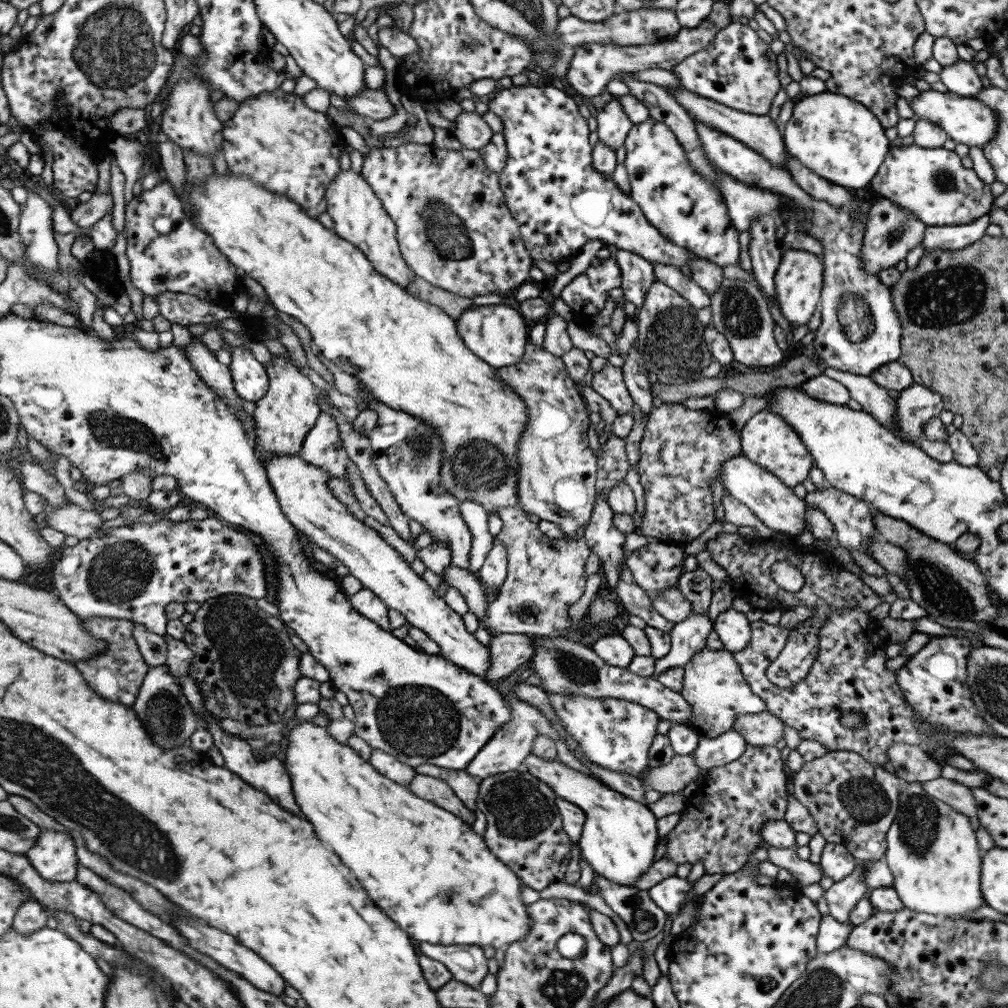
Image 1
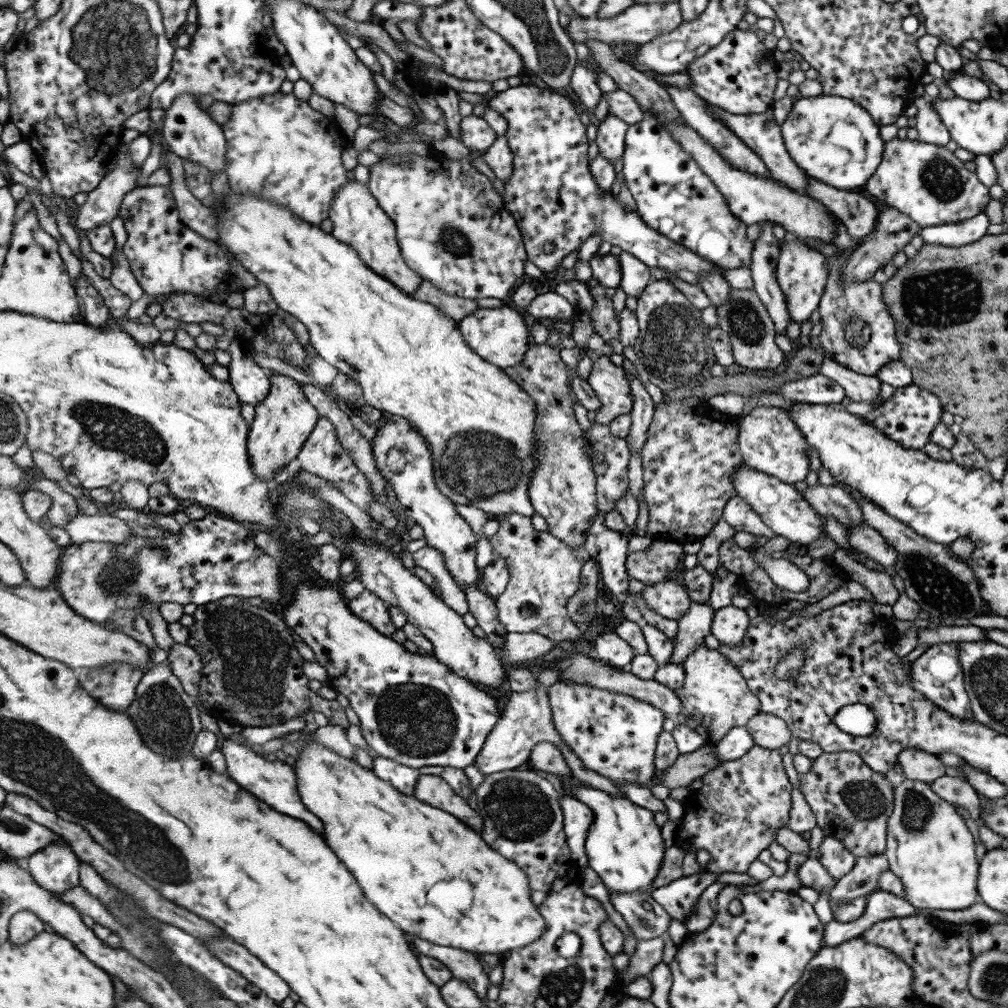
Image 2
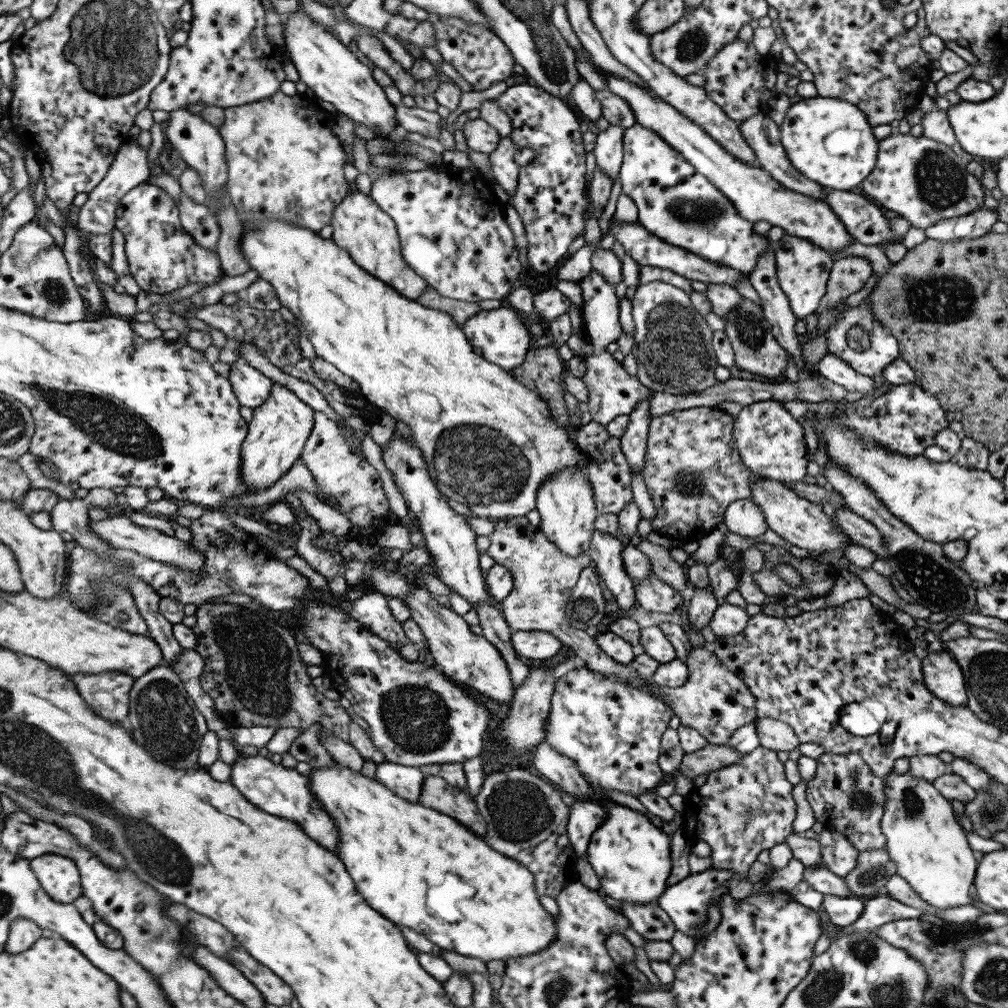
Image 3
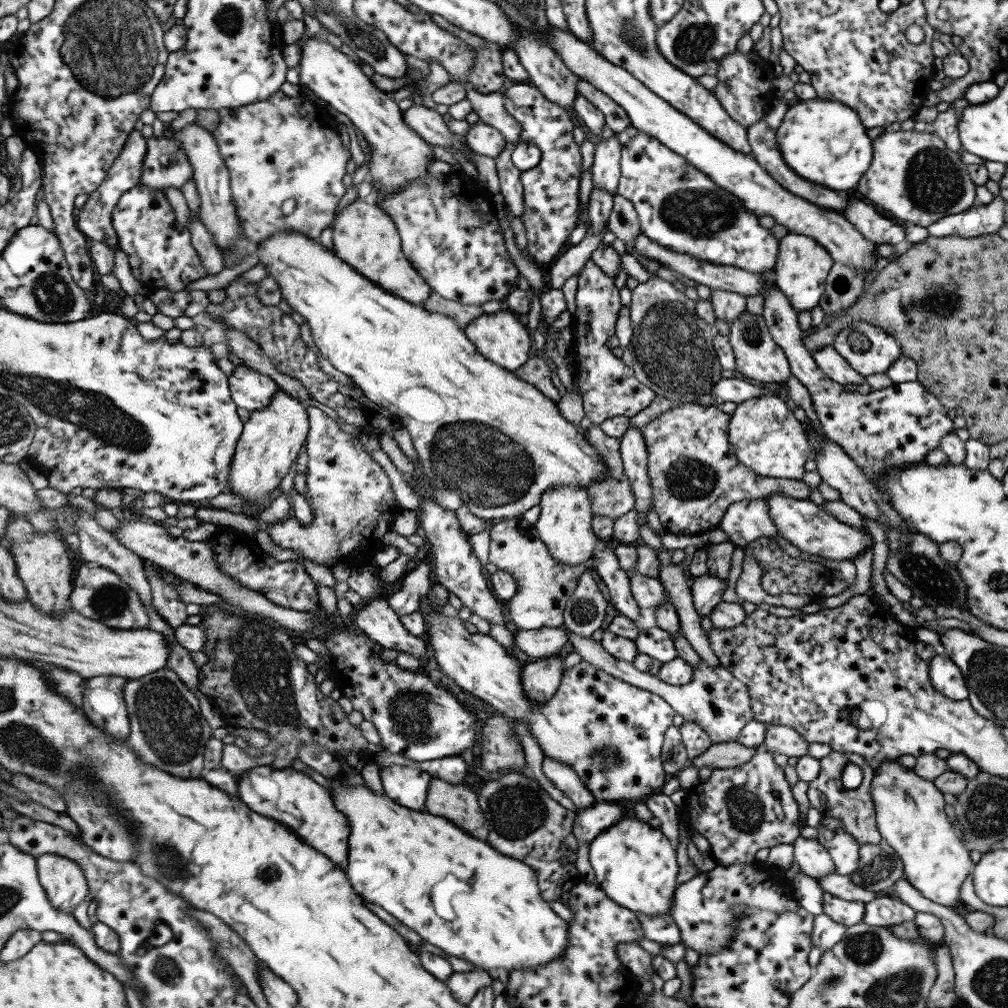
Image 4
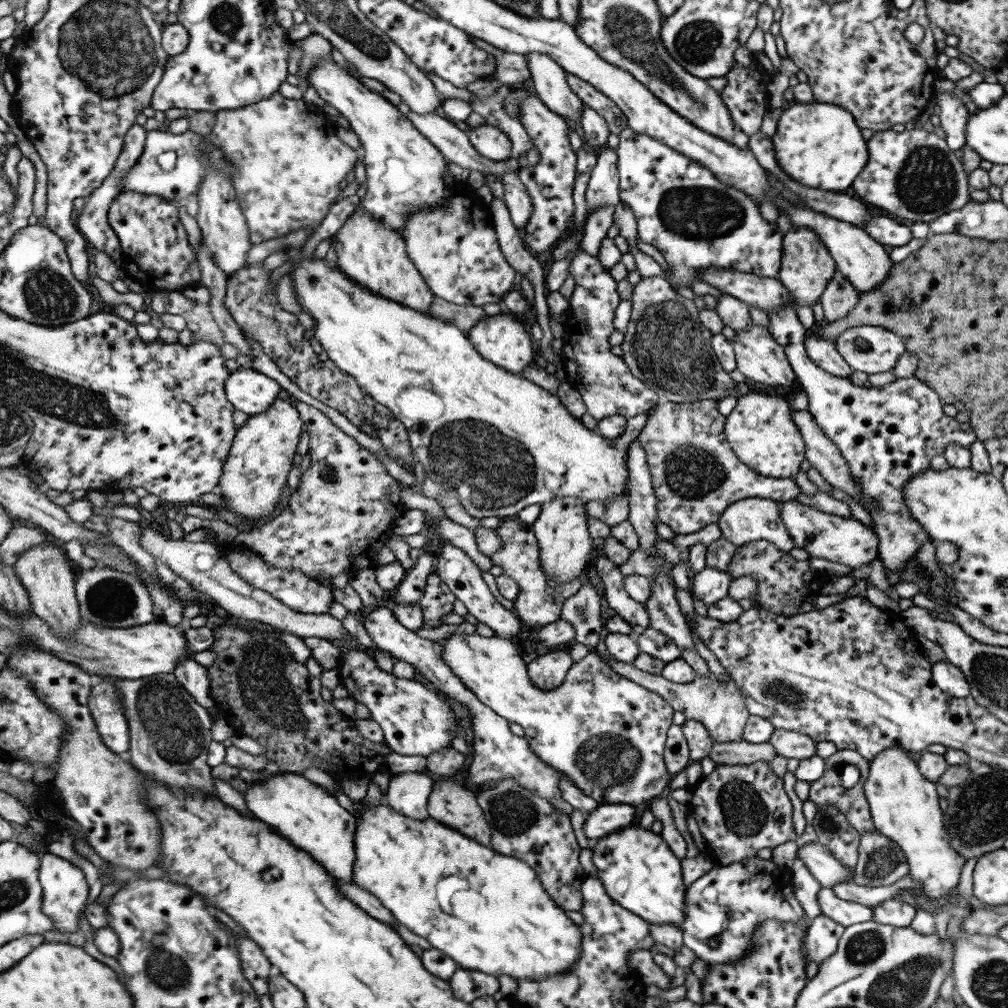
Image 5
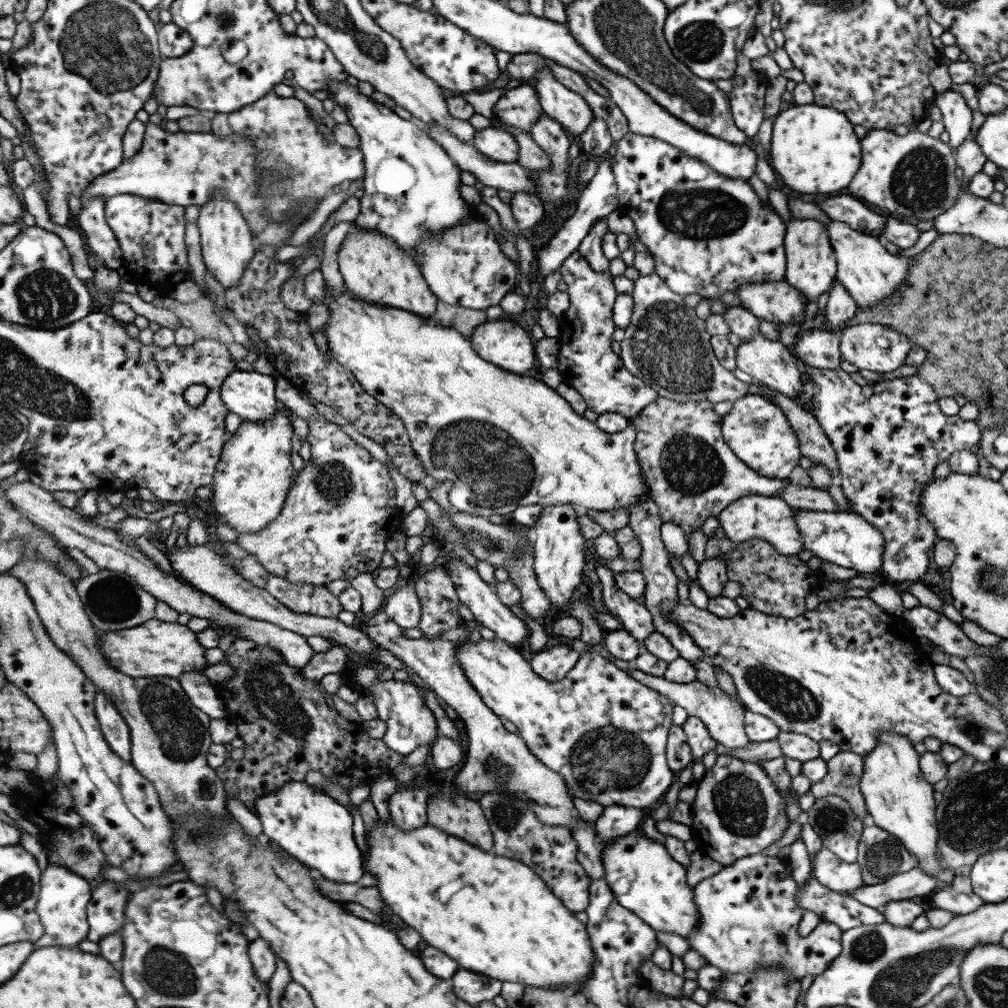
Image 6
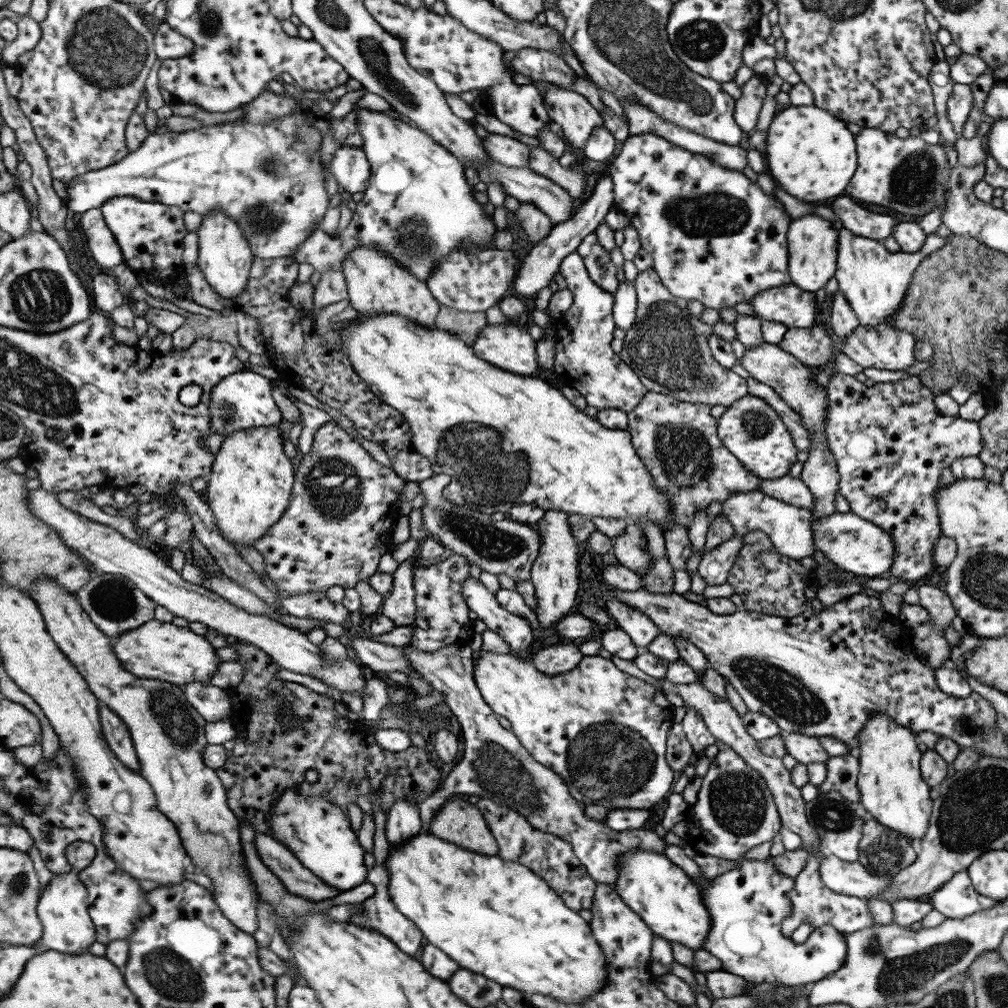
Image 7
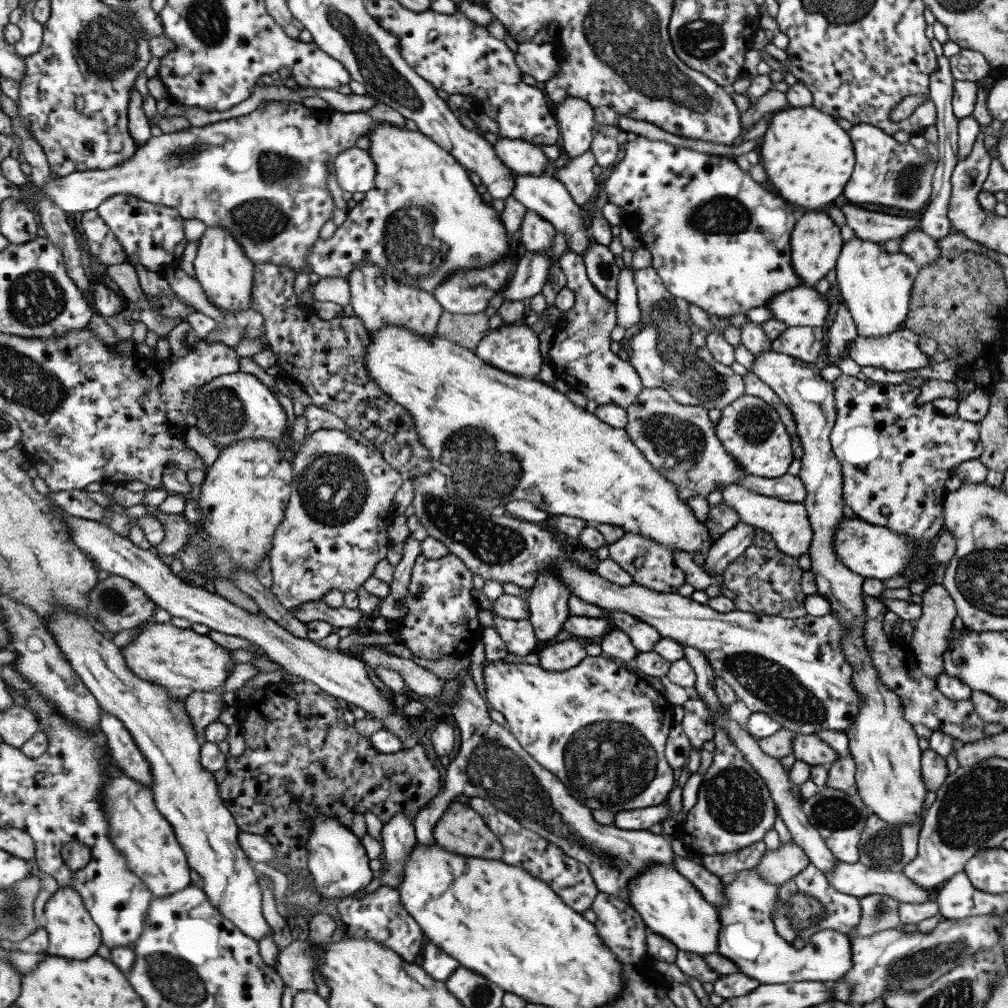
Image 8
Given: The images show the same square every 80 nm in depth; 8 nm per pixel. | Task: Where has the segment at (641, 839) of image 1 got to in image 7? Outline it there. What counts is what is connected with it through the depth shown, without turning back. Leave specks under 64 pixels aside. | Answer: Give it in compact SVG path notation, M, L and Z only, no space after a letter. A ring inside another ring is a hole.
M630 850L618 856L619 872L613 890L647 925L653 935L670 942L680 942L689 950L702 948L710 931L710 916L700 899L700 888L684 870L664 854L648 850Z

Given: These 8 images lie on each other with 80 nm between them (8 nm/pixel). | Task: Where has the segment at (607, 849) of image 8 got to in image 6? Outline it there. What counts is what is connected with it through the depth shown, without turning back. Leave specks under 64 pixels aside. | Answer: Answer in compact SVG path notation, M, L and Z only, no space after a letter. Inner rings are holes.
M380 609L369 619L366 633L412 668L436 693L444 706L450 707L450 710L454 711L463 722L467 733L467 752L465 752L465 762L451 780L451 784L465 792L506 792L507 794L517 794L519 800L533 802L530 809L532 814L539 819L539 823L551 827L565 827L571 833L571 838L578 846L577 862L583 867L587 876L592 880L603 878L601 853L606 844L616 840L616 837L601 838L595 835L595 828L591 826L590 822L577 823L575 819L578 814L563 779L554 770L545 767L535 759L519 735L507 732L494 712L481 702L482 698L479 698L480 695L471 686L465 671L455 658L456 649L462 641L435 641L421 637L409 639L401 633L403 629L385 610Z

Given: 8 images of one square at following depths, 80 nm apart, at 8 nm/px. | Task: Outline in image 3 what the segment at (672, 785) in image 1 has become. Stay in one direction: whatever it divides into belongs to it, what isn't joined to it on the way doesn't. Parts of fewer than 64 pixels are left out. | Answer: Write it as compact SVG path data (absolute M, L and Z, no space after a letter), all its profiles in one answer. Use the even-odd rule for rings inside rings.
M707 744L692 754L683 754L677 772L693 780L699 774L707 774L709 771L737 763L741 756L727 745Z

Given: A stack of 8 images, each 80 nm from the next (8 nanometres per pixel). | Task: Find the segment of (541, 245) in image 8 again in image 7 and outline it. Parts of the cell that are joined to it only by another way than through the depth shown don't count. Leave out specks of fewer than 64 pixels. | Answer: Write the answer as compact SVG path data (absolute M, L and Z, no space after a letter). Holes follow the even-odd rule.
M519 203L514 218L519 228L525 233L530 247L544 240L553 226L547 215L529 203Z

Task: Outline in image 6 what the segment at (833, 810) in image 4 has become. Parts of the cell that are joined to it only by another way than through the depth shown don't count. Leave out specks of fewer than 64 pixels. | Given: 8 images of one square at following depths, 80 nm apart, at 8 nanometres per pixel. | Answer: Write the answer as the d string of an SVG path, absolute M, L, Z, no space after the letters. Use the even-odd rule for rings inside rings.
M839 752L826 763L826 773L821 780L810 784L814 798L827 795L840 796L863 823L866 816L864 800L858 787L862 776L863 759L851 752Z

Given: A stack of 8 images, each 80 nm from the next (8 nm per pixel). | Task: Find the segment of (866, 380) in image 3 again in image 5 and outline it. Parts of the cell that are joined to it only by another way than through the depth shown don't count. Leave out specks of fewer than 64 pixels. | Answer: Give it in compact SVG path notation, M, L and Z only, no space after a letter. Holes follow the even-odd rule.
M814 332L805 336L803 345L807 357L821 370L843 378L848 378L853 372L844 358L836 352L835 339L819 338Z

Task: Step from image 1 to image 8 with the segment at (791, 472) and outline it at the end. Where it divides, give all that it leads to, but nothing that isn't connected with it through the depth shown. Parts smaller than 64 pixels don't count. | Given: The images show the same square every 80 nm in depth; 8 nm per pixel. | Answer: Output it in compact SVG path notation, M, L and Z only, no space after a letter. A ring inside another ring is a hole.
M743 394L733 400L731 404L724 406L720 410L719 420L714 423L714 433L719 439L721 446L727 451L727 454L730 454L735 459L735 462L744 472L756 477L780 478L780 476L783 476L787 472L789 463L794 459L791 454L790 434L787 434L777 412L773 410L770 404L754 396Z

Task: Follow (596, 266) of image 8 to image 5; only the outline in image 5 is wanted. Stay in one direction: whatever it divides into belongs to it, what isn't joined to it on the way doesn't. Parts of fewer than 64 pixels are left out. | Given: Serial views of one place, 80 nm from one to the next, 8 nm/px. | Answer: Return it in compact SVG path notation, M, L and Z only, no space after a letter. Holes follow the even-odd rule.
M601 205L601 207L593 208L593 211L587 215L580 244L581 249L595 259L598 258L599 244L603 238L606 238L605 234L612 225L613 212L614 207L611 205Z

